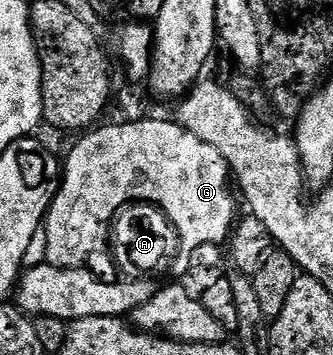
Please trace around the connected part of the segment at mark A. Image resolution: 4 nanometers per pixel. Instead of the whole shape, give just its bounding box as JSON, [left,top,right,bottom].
[109,203,179,281]

